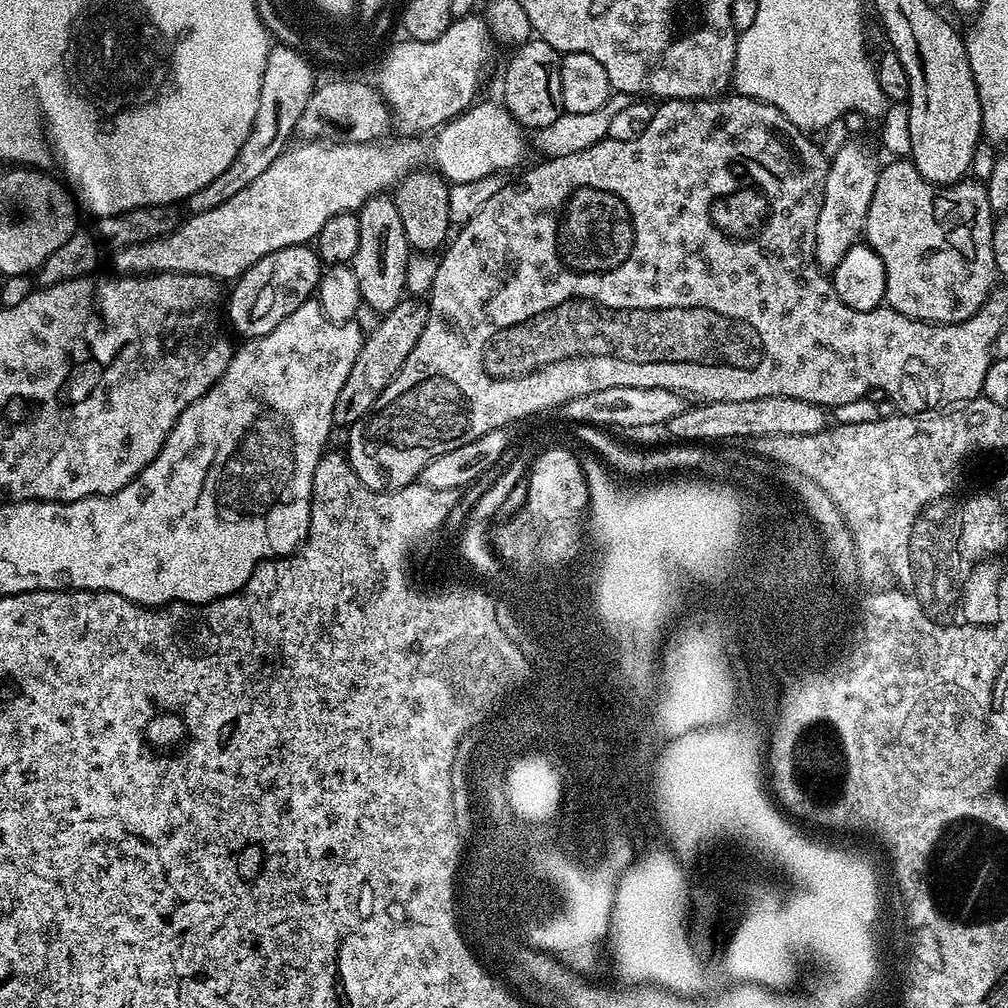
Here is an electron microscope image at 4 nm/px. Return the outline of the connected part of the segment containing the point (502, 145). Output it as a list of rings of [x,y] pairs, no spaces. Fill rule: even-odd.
[[[473,103],[472,107],[449,120],[447,124],[440,125],[431,137],[435,171],[439,172],[449,185],[474,182],[478,178],[504,174],[507,168],[521,167],[519,164],[524,156],[525,129],[521,128],[503,103],[480,103]]]

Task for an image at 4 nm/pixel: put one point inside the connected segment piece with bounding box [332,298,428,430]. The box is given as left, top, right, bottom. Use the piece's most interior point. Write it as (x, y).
(386, 346)

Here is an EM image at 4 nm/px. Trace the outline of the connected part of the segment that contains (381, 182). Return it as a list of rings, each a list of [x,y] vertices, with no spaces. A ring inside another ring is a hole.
[[[328,138],[299,143],[285,148],[281,156],[274,158],[274,162],[270,162],[270,166],[266,166],[266,170],[262,170],[262,174],[258,174],[250,186],[246,186],[246,190],[222,202],[222,206],[189,215],[185,224],[184,221],[179,223],[167,236],[161,236],[158,240],[144,240],[141,244],[119,249],[114,256],[115,271],[134,276],[147,276],[153,272],[181,272],[208,276],[221,282],[235,282],[242,273],[250,270],[250,266],[254,266],[254,262],[266,258],[266,254],[274,254],[274,250],[286,250],[286,246],[299,244],[311,245],[326,222],[347,212],[359,213],[367,200],[381,195],[385,190],[395,189],[414,168],[413,141],[408,138],[396,138],[393,144],[350,144],[333,142]]]

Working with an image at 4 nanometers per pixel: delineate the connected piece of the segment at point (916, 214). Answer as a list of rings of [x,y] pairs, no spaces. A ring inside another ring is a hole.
[[[911,159],[893,160],[896,160],[893,164],[885,163],[880,169],[863,234],[863,239],[882,258],[882,266],[886,270],[884,299],[887,307],[930,324],[961,324],[985,304],[998,284],[992,245],[994,213],[985,185],[975,178],[943,186],[931,184],[922,178]]]

